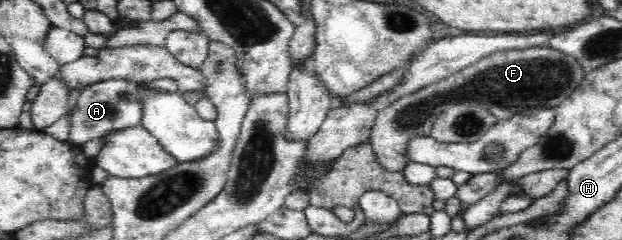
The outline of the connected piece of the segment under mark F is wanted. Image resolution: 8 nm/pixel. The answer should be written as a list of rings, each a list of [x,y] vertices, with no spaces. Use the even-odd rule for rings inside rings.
[[[545,45],[525,49],[496,51],[469,64],[438,82],[396,99],[382,108],[374,120],[369,143],[377,162],[388,172],[405,168],[408,159],[408,142],[416,136],[431,136],[436,118],[456,104],[481,106],[497,119],[514,115],[534,116],[541,110],[555,109],[574,92],[584,80],[585,70],[571,56]]]

